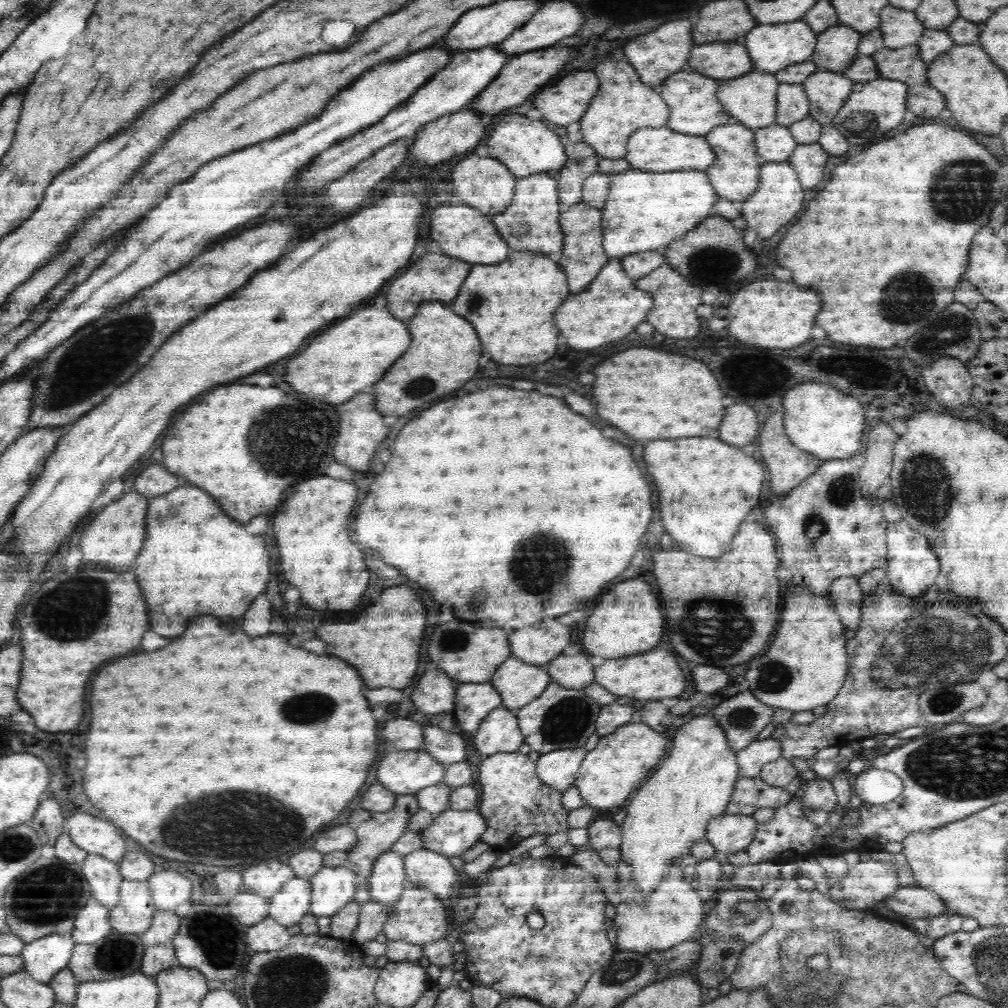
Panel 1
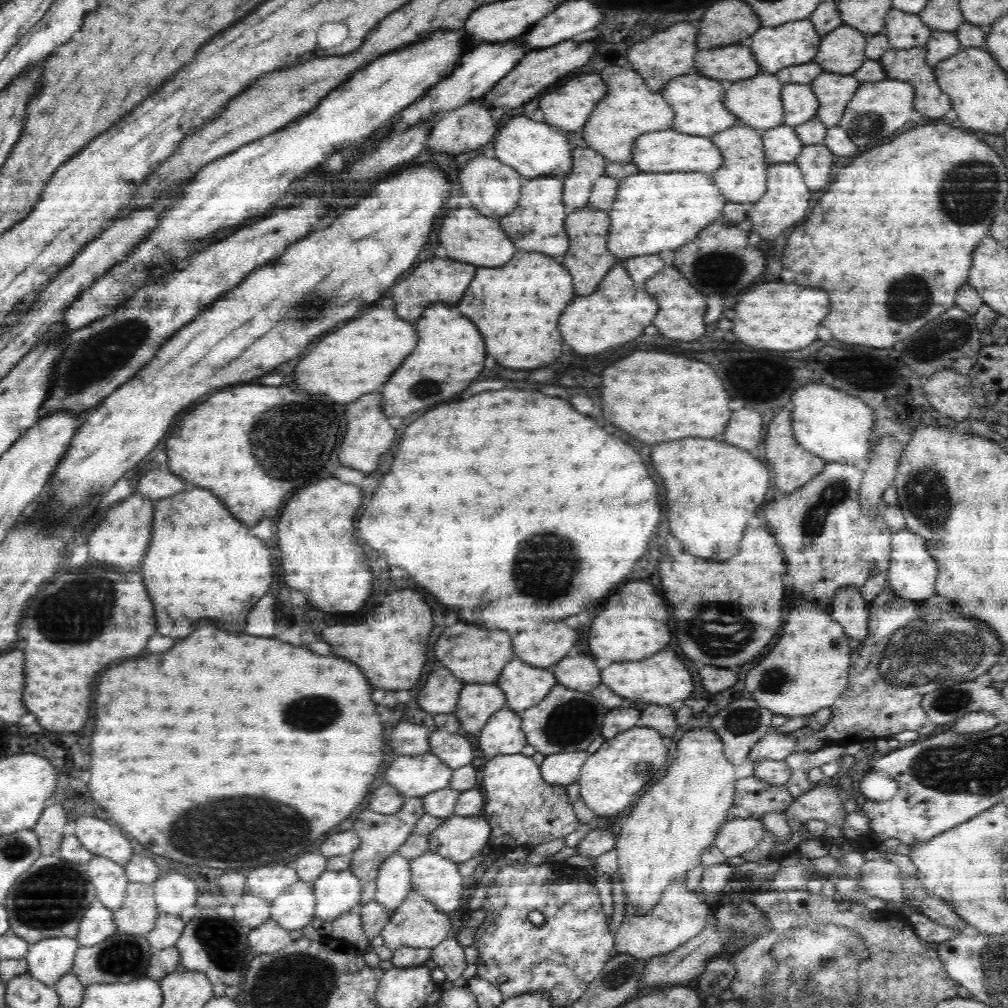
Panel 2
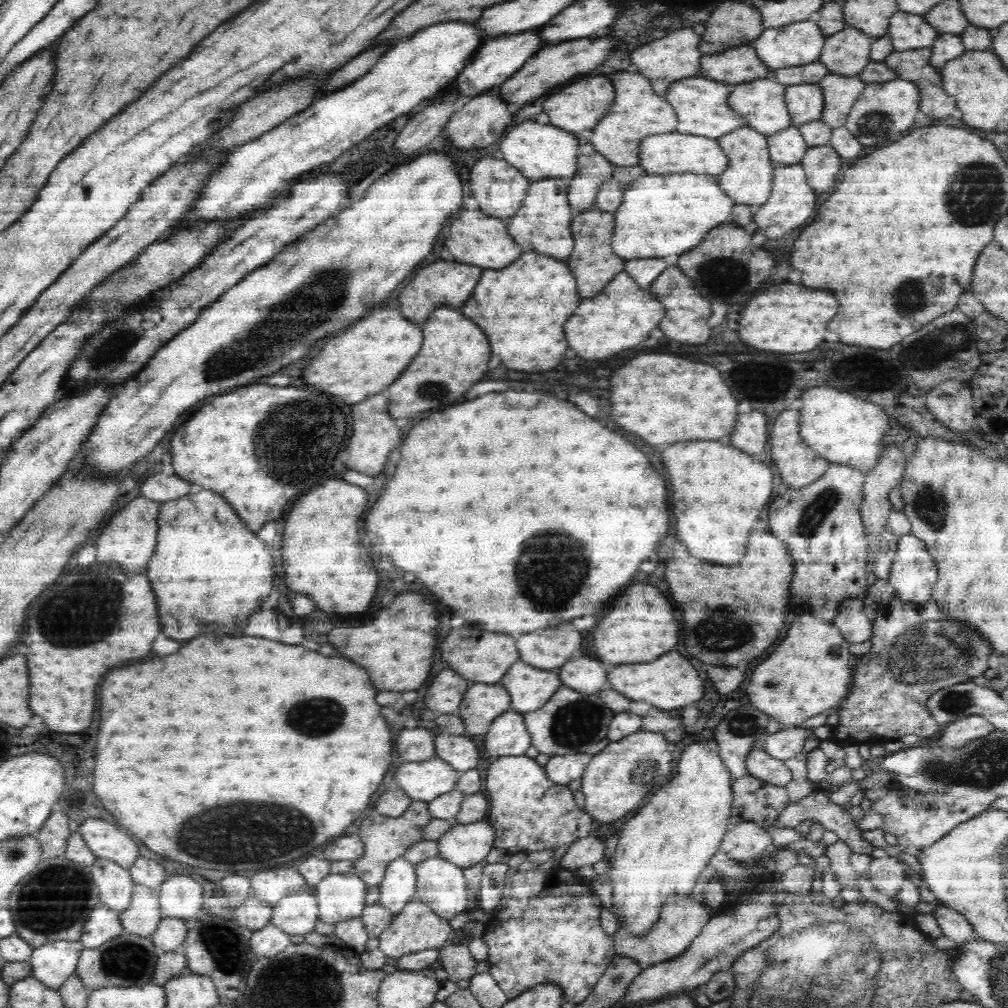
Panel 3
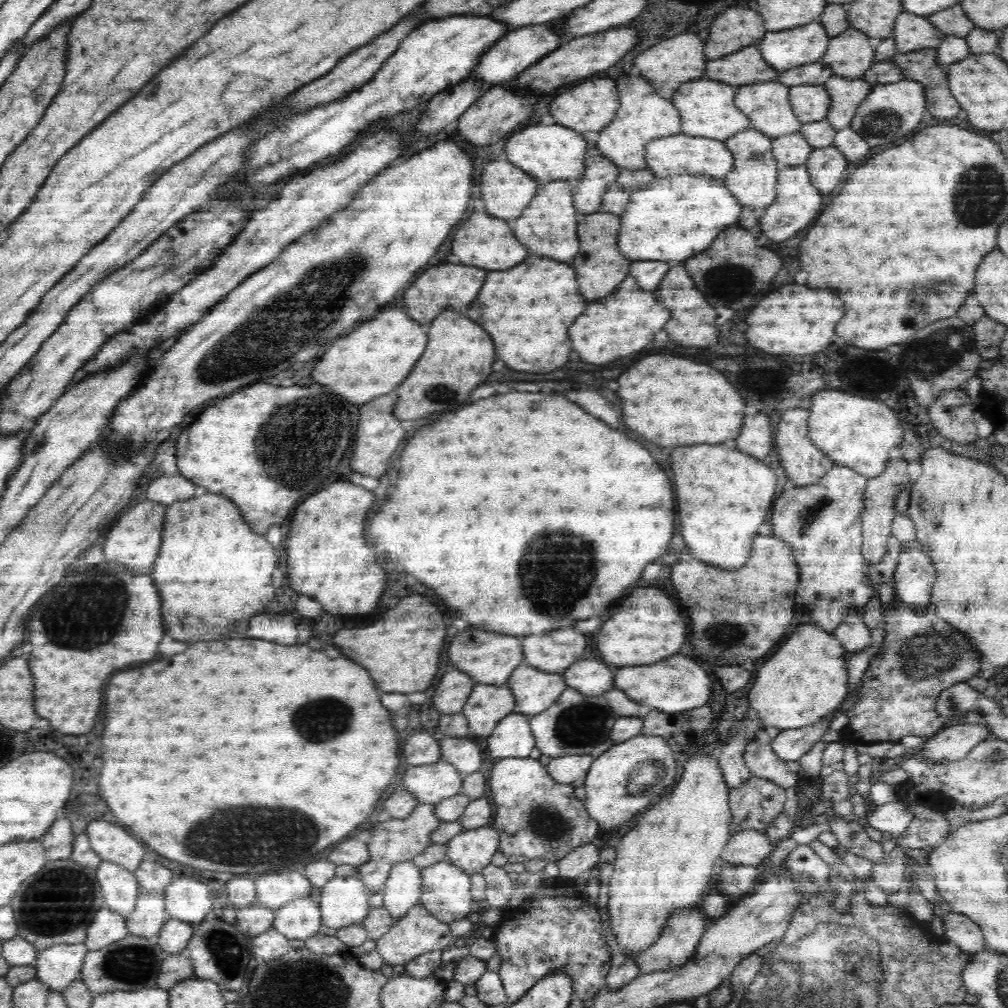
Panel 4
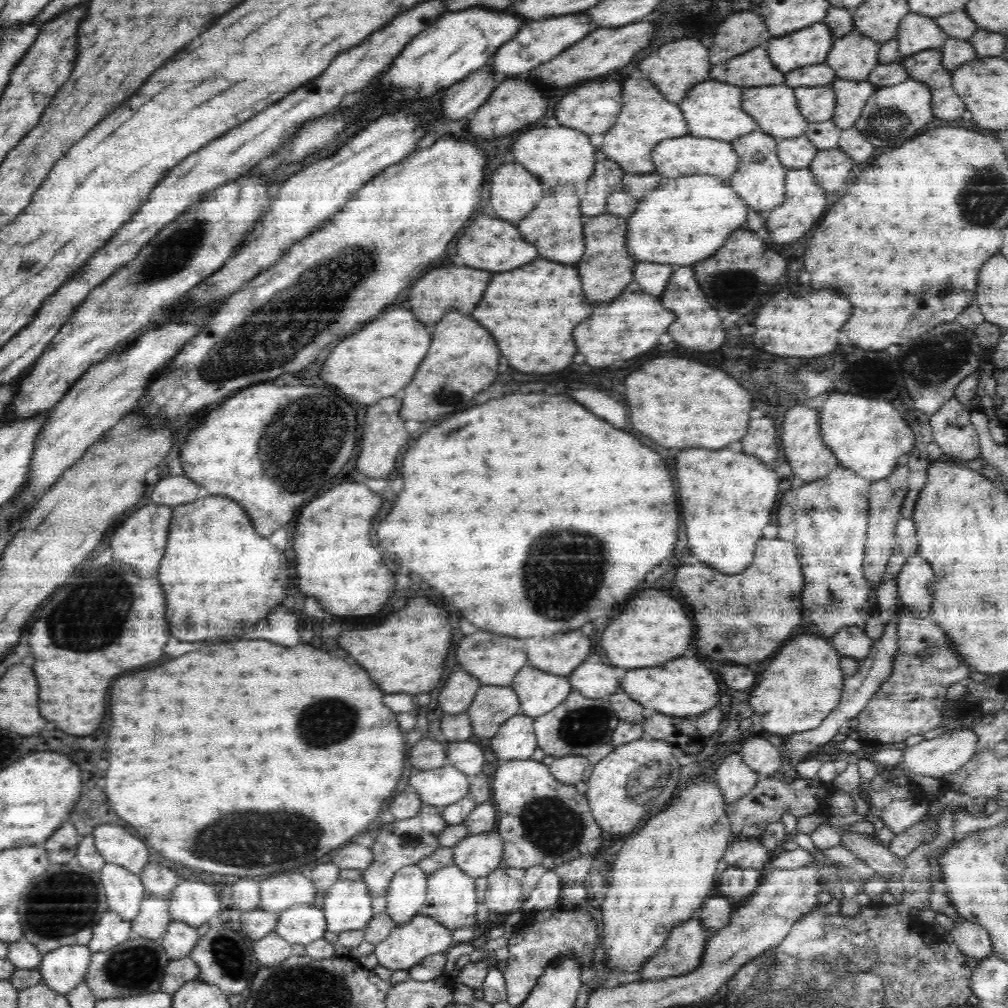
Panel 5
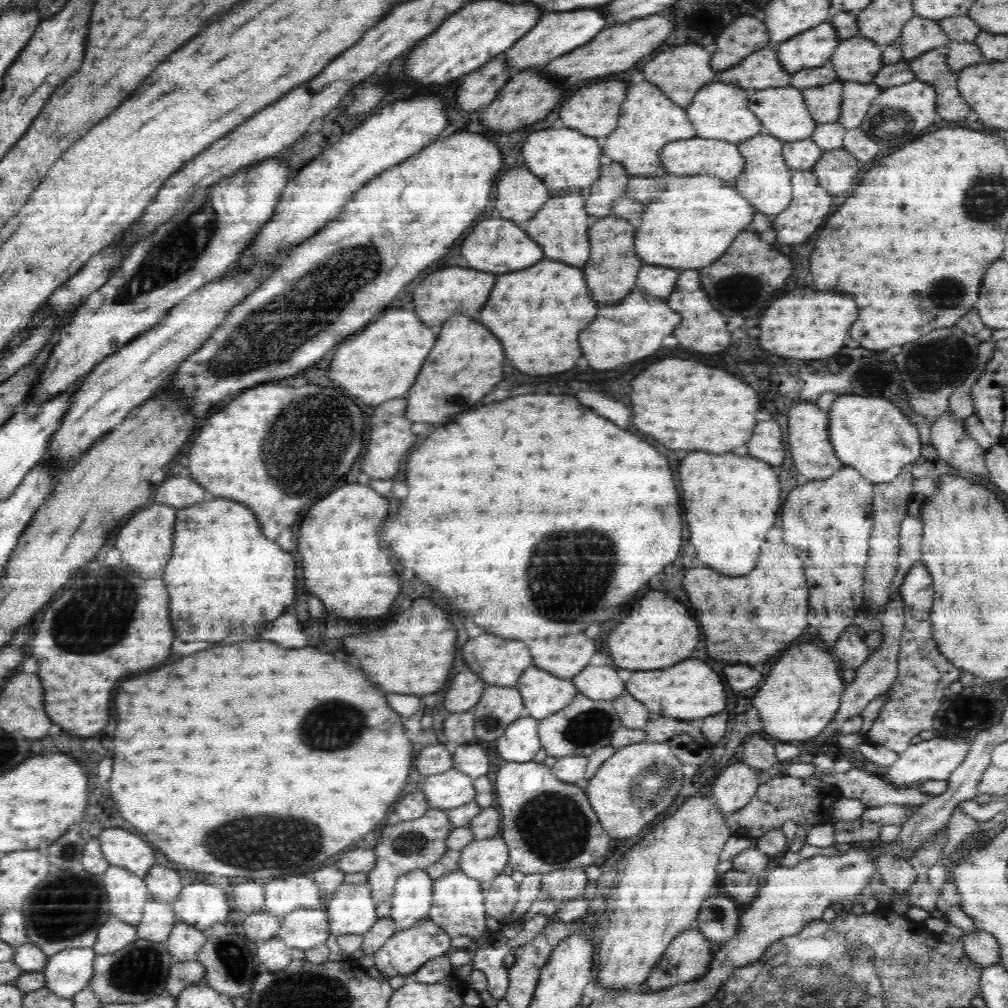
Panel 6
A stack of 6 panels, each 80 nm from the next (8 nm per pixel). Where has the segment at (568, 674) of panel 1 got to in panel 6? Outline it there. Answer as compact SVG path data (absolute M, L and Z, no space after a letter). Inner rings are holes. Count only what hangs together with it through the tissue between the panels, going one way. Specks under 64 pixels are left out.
M585 666L572 678L573 684L592 700L612 701L626 692L616 671L610 666Z

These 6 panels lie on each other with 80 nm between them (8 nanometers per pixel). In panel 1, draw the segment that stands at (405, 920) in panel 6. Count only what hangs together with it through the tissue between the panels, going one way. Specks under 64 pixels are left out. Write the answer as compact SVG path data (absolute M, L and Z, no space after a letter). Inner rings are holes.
M386 851L376 859L372 873L364 881L370 887L369 896L374 901L394 906L407 882L405 859L392 851Z

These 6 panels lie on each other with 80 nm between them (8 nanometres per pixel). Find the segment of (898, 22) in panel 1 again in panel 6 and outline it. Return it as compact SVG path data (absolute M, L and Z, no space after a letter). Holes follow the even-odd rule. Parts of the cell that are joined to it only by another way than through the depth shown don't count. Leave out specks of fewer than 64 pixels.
M915 15L905 22L898 41L908 62L925 52L947 46L950 40L937 21Z

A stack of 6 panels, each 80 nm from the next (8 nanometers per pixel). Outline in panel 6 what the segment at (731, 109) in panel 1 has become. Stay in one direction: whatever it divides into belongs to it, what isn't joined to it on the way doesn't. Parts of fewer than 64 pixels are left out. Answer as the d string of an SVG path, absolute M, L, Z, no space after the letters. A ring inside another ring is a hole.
M790 86L765 87L764 90L745 89L748 93L748 108L758 121L761 122L765 132L779 138L782 142L794 142L797 139L812 139L812 132L817 122L809 116L801 98L801 90Z

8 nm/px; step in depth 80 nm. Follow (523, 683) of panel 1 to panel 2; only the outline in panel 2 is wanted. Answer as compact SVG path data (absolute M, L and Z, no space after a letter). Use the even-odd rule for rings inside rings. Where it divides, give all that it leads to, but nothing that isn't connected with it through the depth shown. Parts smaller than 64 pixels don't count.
M518 658L505 663L495 682L505 694L507 708L517 714L540 702L558 684L551 668L535 667Z

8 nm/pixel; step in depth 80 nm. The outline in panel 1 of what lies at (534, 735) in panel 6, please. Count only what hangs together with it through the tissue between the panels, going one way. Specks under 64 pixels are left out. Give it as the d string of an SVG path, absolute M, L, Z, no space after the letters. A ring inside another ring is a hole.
M504 706L492 710L480 722L473 735L473 743L476 750L486 756L518 751L525 742L518 728L516 712Z

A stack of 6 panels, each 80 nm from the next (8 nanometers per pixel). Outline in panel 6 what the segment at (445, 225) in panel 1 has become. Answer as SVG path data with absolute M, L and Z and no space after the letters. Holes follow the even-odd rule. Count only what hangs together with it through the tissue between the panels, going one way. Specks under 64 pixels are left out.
M502 217L482 220L472 230L472 234L468 234L468 238L462 242L462 256L472 268L488 270L492 274L506 274L512 270L522 270L522 268L534 266L536 262L544 258L544 254L540 254L540 246L536 246L536 242L530 240L528 233L524 232L521 225L506 219L502 220Z

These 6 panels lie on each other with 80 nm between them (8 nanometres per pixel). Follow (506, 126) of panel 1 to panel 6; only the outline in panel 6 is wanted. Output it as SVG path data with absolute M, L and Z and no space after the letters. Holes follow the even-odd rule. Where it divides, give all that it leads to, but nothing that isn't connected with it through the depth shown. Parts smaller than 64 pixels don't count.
M568 127L548 128L540 130L528 136L524 148L522 148L524 160L535 174L552 193L560 193L567 190L587 190L597 180L600 174L600 155L602 147L594 137L589 137Z

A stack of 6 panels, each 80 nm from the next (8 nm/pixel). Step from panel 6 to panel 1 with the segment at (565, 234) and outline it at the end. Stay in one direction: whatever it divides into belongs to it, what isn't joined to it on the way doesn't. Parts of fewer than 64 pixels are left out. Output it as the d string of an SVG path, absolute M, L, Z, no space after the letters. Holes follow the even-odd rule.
M536 172L524 178L517 177L512 204L490 218L498 235L510 244L510 248L550 254L564 248L564 233L560 224L561 211L556 193L556 179L550 173Z

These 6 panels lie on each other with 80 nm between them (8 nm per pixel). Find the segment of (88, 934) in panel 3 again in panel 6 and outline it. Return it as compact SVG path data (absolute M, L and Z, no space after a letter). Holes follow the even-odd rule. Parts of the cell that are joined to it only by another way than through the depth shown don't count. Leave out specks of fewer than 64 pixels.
M111 913L102 923L102 928L98 928L97 935L97 942L93 946L97 955L111 954L138 940L136 926L121 921Z

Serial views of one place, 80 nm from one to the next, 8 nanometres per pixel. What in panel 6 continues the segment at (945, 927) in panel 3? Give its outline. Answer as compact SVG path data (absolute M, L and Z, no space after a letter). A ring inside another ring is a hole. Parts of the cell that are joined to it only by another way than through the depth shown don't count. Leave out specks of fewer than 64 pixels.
M976 927L975 932L965 934L960 941L964 944L968 958L972 959L972 962L979 963L981 967L1001 963L996 938L989 932Z

